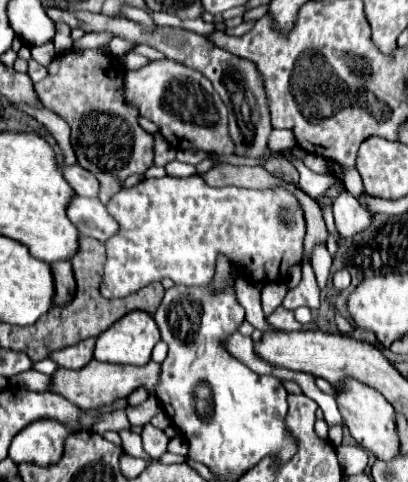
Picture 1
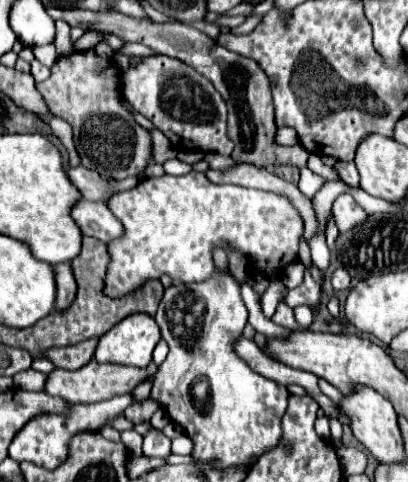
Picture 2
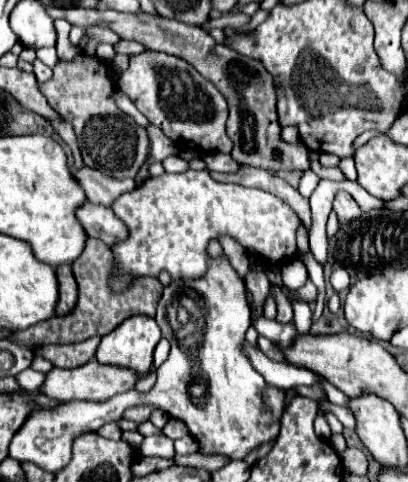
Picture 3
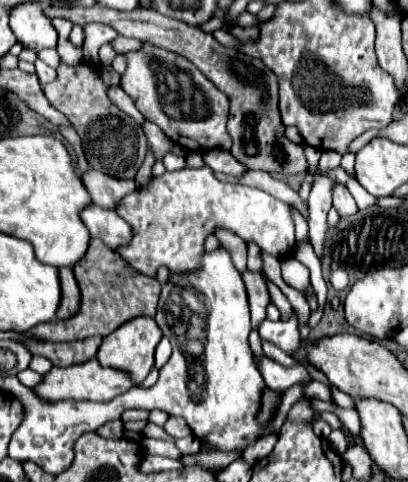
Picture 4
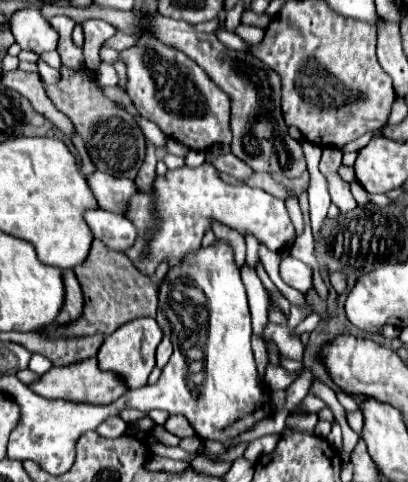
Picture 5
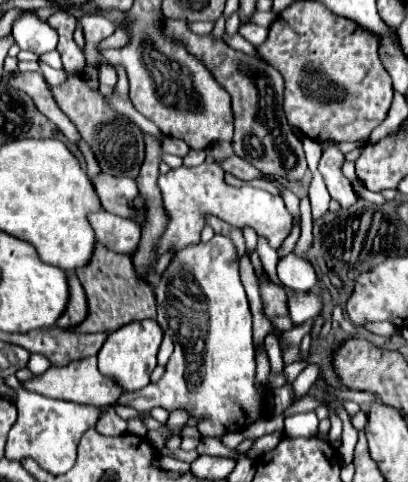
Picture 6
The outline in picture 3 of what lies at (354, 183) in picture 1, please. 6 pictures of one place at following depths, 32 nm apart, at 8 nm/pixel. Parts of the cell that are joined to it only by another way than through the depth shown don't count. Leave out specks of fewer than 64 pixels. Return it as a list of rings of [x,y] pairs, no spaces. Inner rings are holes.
[[[353,156],[341,159],[338,168],[343,172],[348,180],[357,181],[357,171]]]

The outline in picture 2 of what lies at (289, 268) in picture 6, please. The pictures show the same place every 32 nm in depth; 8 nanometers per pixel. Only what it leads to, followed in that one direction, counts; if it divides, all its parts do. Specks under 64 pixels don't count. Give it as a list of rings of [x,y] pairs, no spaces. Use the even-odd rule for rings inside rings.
[[[296,262],[284,270],[282,282],[286,284],[286,288],[296,288],[302,284],[302,278],[304,278],[304,266],[302,266],[302,262]]]

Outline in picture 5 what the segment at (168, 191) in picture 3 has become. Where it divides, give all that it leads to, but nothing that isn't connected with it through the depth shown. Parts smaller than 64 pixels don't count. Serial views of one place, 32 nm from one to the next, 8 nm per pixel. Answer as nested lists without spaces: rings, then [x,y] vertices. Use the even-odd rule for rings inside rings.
[[[208,162],[198,168],[182,166],[158,176],[150,194],[138,190],[128,198],[124,218],[132,220],[138,230],[136,242],[124,250],[124,254],[146,276],[152,276],[162,260],[168,262],[170,268],[184,264],[188,254],[200,250],[202,238],[212,228],[214,220],[240,232],[242,236],[252,234],[260,244],[274,252],[280,252],[294,240],[294,226],[286,204],[280,198],[246,184],[224,184],[214,166]]]

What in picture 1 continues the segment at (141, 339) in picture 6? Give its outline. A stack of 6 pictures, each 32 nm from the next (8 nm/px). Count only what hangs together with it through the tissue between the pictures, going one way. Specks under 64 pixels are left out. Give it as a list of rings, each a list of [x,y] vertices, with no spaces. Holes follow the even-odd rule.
[[[134,310],[96,338],[94,358],[112,364],[144,366],[158,340],[160,332],[152,316],[148,312]]]

